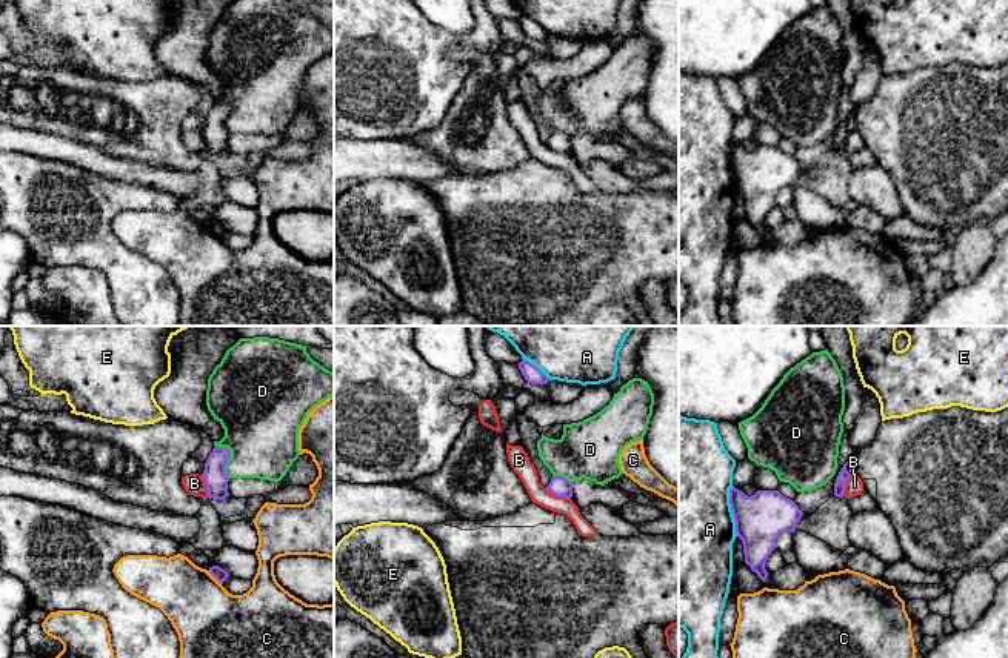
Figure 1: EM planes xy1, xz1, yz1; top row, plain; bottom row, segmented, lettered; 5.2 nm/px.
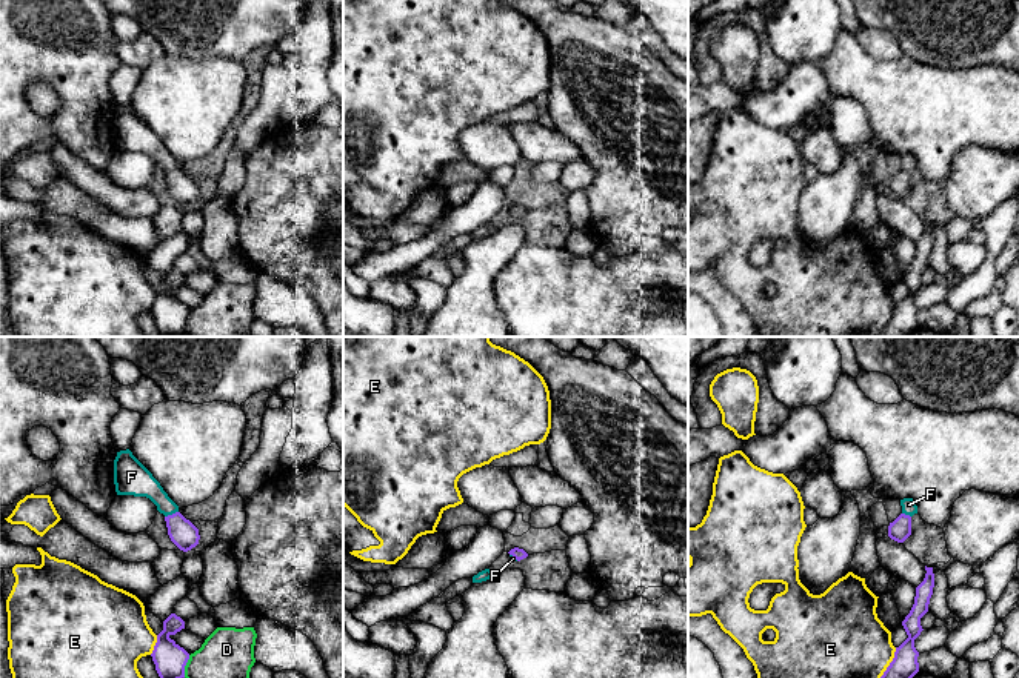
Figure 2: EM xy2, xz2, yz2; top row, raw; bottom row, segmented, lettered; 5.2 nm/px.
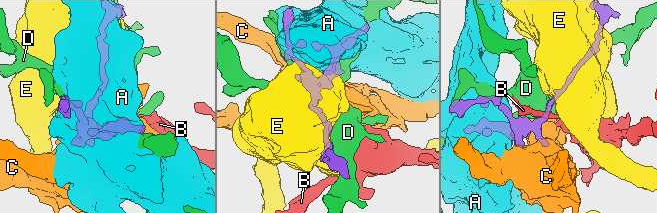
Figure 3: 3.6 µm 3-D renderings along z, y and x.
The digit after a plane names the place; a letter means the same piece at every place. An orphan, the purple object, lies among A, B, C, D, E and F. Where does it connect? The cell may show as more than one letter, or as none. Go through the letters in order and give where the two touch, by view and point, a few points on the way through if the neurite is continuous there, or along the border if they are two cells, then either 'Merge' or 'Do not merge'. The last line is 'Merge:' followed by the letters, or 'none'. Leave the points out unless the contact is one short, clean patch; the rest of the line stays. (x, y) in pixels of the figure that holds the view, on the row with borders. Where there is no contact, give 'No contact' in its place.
A: Touches purple at yz1 (731, 509). Do not merge
B: Touches purple at xz1 (557, 495). Boundary: xz1 (545, 488), (556, 495), (570, 498). Do not merge
C: Touches purple at xy1 (214, 577). Do not merge
D: Touches purple at xy1 (230, 455). Do not merge
E: Touches purple at xy2 (156, 644). Do not merge
F: Touches purple at xy2 (173, 514). Path across: xy2 (183, 534), (173, 514), (139, 481). Merge
Merge: F

